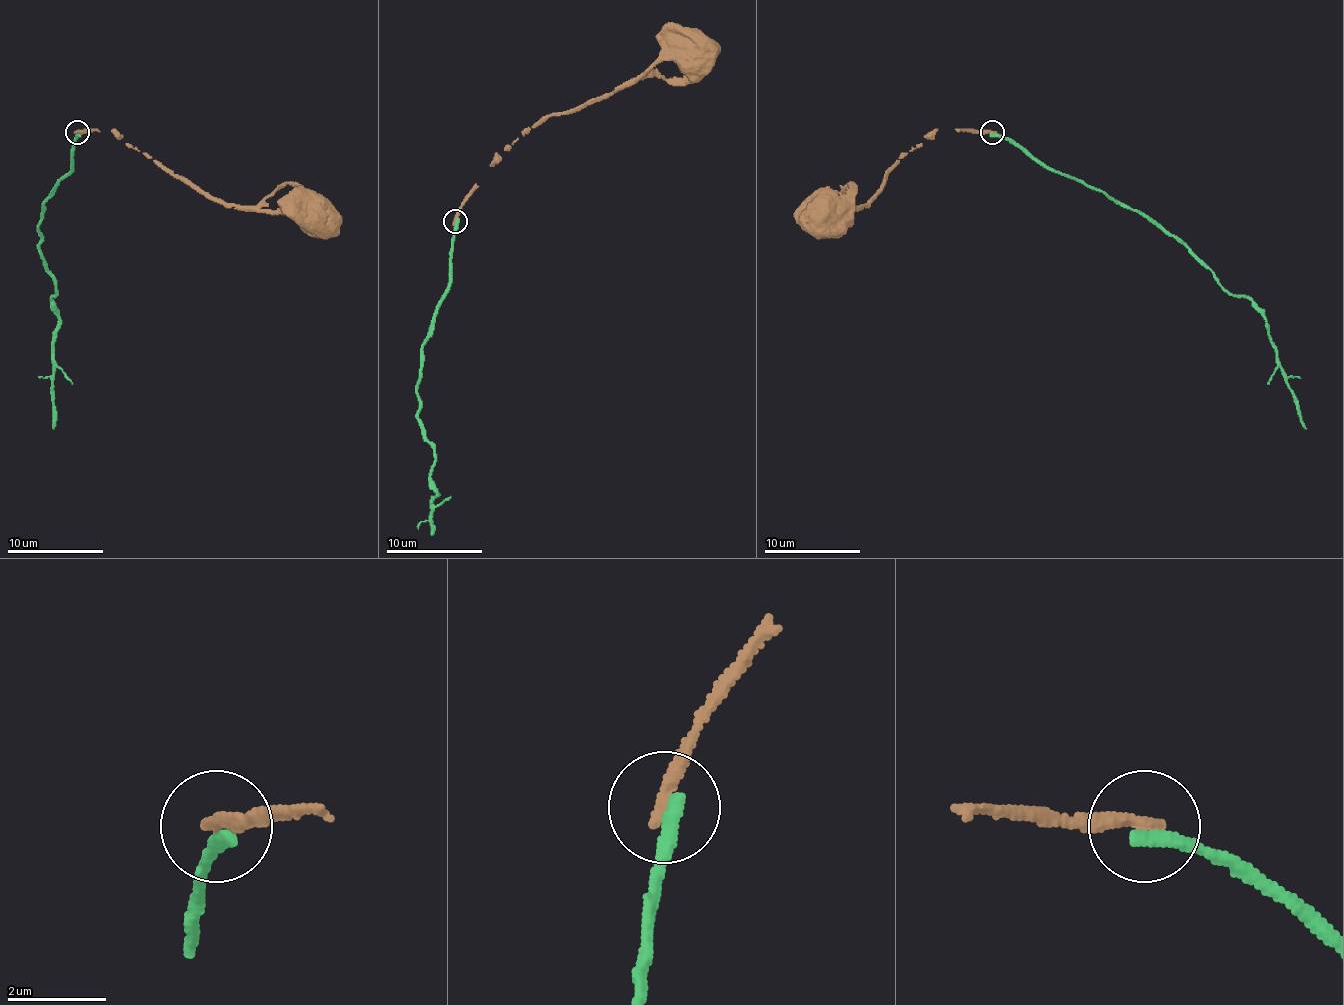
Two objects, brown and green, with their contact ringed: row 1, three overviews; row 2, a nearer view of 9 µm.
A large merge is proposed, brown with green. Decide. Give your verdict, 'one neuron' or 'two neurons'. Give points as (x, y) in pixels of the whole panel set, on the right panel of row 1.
two neurons

